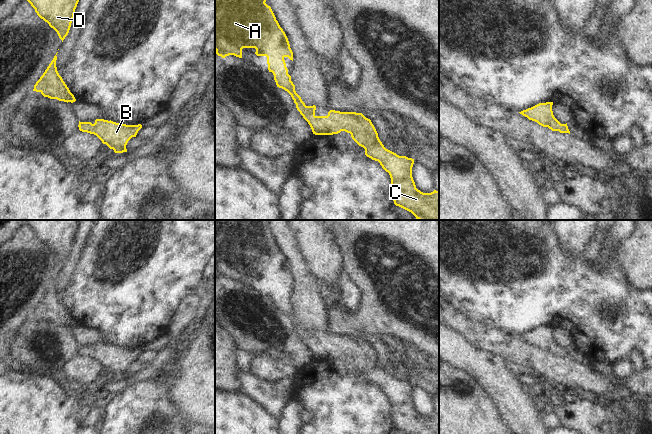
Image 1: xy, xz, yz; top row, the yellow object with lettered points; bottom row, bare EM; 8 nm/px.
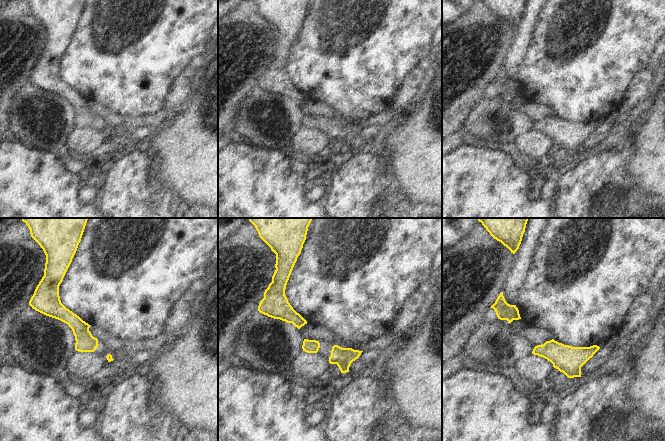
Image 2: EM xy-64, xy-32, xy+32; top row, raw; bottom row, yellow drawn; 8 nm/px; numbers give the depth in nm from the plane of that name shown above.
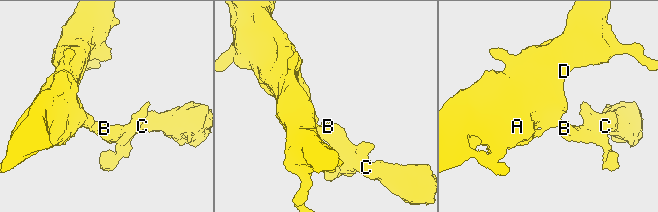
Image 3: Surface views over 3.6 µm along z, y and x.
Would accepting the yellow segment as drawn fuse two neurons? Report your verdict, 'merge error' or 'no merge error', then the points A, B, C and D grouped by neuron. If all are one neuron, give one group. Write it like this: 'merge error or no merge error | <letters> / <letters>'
no merge error | A B C D

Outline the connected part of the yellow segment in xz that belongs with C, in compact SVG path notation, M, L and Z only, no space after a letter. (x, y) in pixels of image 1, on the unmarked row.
M215 220L215 275L218 280L225 282L229 279L242 282L243 272L255 272L257 280L266 280L269 296L274 299L277 311L287 315L297 334L310 349L315 359L333 359L341 355L351 358L352 363L365 373L365 379L378 385L391 402L392 422L394 428L405 434L439 434L439 415L423 417L416 412L412 401L414 383L399 380L386 373L378 361L371 344L362 337L340 336L330 334L327 340L316 340L316 330L306 330L295 315L284 282L293 285L293 276L288 262L280 251L276 241L265 226L266 220Z

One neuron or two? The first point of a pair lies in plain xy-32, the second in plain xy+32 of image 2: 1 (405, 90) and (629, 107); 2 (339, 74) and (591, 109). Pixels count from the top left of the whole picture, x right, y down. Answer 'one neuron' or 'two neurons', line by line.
1: one neuron
2: one neuron

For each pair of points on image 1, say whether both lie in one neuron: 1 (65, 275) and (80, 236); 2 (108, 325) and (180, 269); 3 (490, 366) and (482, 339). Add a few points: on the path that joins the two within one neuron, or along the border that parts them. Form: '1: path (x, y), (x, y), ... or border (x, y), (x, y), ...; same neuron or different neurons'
1: path (69, 265), (77, 246); same neuron
2: path (127, 314), (130, 307), (161, 276); same neuron
3: border (466, 339), (477, 348), (494, 353), (506, 361); different neurons

